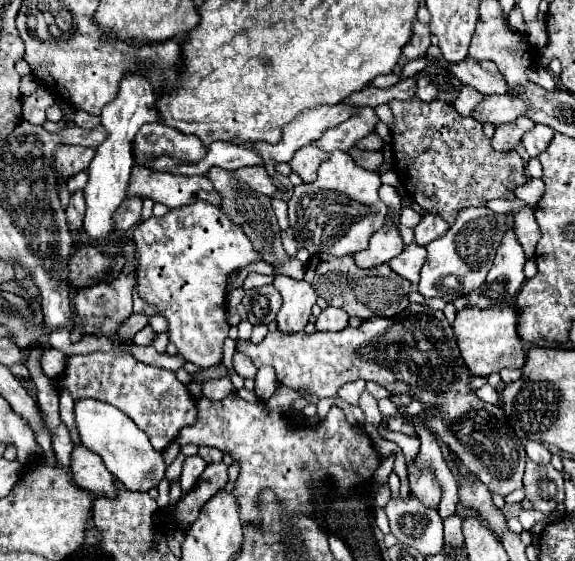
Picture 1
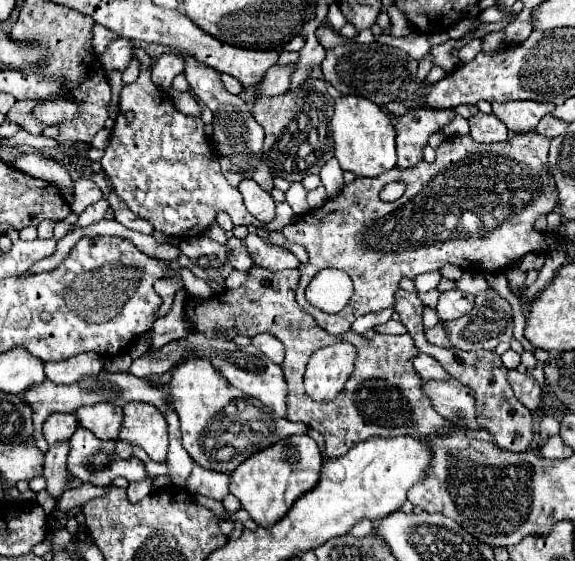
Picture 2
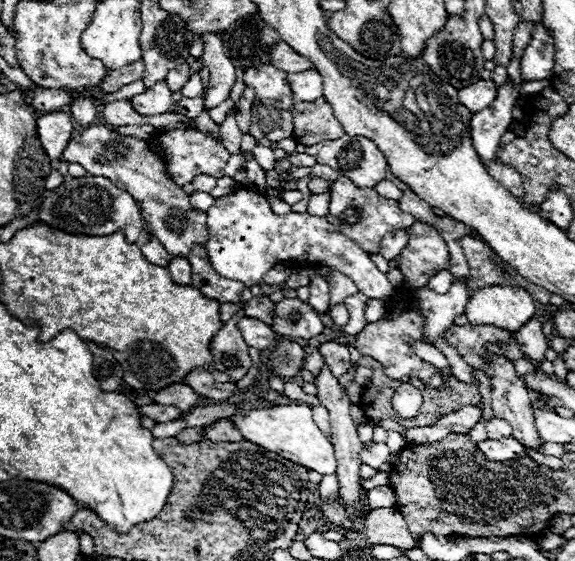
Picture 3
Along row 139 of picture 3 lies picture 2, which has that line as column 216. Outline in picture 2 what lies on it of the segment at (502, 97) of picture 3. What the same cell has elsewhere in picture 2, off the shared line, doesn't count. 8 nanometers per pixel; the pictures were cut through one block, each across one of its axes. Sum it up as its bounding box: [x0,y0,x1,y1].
[186,466,230,500]

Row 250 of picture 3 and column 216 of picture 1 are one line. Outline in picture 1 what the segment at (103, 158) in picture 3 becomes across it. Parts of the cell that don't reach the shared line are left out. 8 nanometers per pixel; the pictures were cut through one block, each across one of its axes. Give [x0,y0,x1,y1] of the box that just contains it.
[206,170,306,280]

